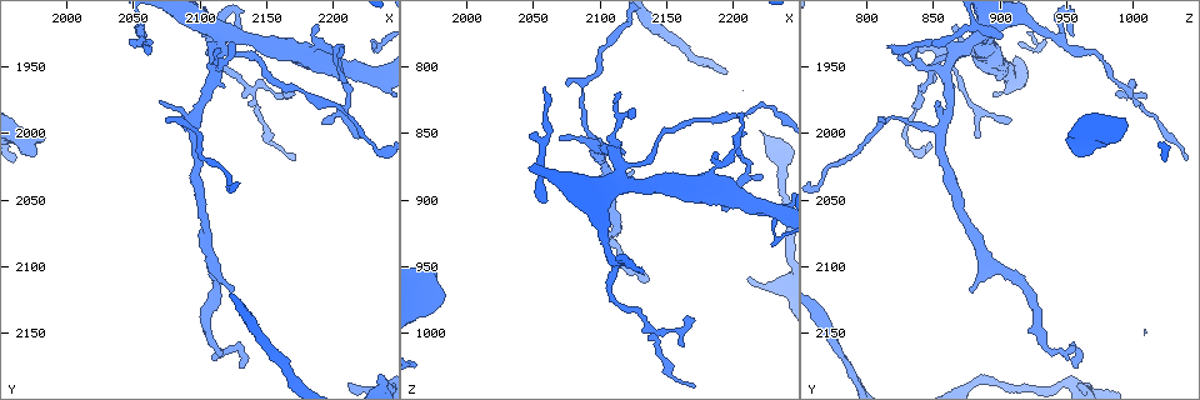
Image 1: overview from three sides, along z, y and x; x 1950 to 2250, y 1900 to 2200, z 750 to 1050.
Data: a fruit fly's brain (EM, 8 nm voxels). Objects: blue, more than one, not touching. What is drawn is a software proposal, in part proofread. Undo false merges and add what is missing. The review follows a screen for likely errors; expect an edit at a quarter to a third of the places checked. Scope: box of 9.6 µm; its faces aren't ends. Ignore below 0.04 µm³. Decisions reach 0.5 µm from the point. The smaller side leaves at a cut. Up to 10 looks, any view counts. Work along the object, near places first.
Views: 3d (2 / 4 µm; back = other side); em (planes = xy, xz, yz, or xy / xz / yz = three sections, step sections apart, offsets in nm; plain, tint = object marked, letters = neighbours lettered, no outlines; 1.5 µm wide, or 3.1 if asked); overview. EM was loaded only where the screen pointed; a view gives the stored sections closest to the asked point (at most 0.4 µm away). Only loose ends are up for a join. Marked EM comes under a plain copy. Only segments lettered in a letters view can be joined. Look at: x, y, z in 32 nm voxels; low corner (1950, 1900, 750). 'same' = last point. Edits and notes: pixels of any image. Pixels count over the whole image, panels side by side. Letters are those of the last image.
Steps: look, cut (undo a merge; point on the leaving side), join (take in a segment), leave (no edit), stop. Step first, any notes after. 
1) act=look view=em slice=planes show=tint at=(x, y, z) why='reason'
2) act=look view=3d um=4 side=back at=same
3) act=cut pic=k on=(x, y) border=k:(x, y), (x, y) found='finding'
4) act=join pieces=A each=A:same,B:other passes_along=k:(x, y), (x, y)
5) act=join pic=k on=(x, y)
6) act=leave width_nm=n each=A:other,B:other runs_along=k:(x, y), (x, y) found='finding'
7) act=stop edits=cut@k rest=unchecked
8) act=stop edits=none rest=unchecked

act=look view=3d um=2 at=(2170, 1970, 990) why='free end'

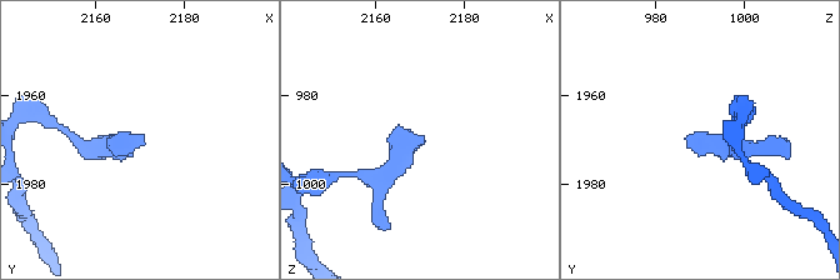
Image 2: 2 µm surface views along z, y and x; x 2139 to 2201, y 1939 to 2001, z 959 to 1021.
act=look view=em slice=xz step=8 show=letters at=(2172, 1970, 990) why='shape alone is not enough'

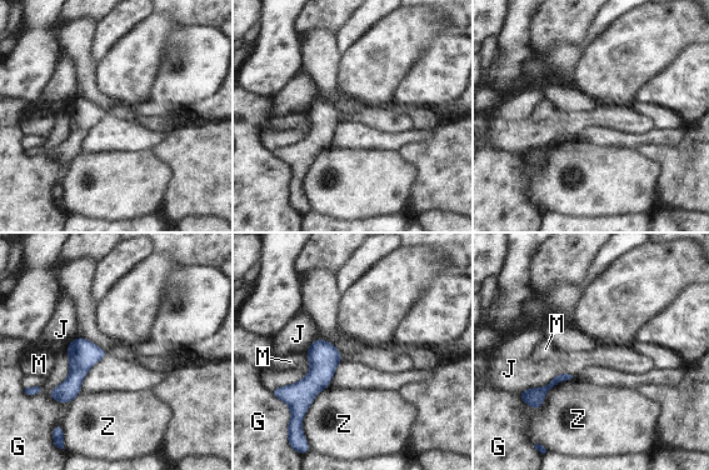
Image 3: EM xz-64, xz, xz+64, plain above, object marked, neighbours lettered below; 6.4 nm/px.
act=look view=em slice=yz step=8 show=letters at=same why='another direction'

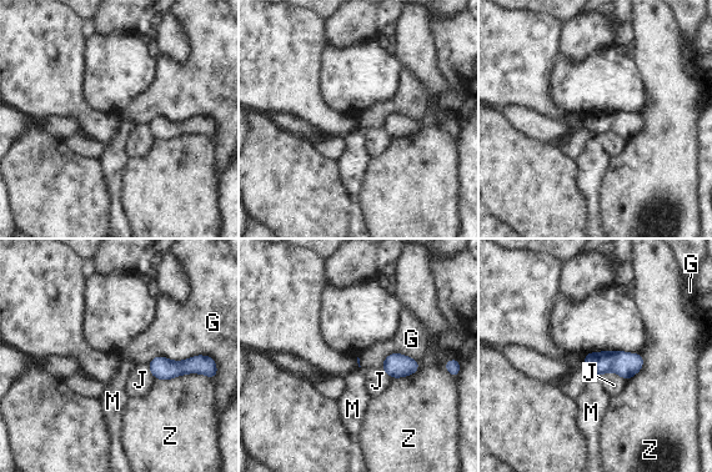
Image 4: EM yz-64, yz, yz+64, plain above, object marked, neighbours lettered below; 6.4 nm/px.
act=leave longest_contact=G:240nm each=G:other,J:other,M:other,Z:other found='no lettered segment goes on from it'

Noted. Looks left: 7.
act=look view=em slice=planes show=letters at=(2190, 1992, 908) why='tapers out'

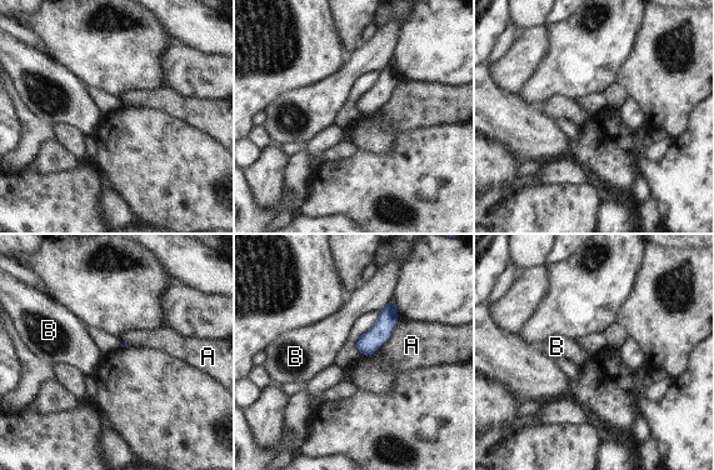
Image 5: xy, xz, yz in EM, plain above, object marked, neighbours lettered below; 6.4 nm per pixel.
act=leave each=A:other,B:other found='none of them fits'

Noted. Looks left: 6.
act=look view=em slice=planes show=letters at=(2190, 1918, 864) why='tapers out'

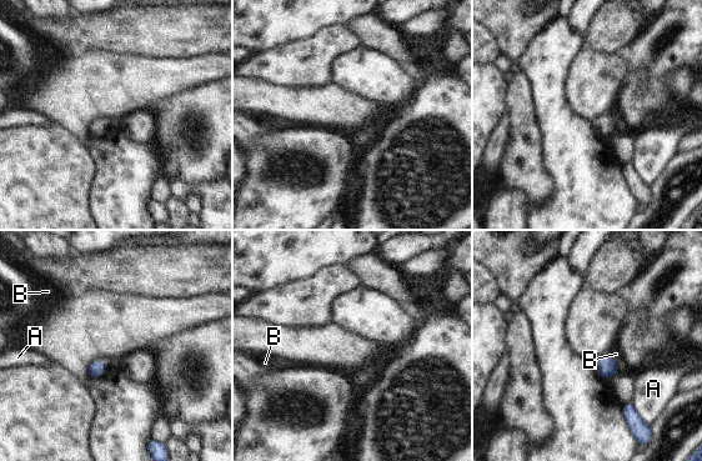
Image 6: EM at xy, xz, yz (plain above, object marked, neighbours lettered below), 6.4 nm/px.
act=leave width_nm=100 each=A:other,B:other border=6:(608, 352), (618, 367) found='no lettered segment goes on from it'

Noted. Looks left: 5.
act=look view=em slice=planes show=letters at=(2176, 1966, 840) why='a narrow waist'

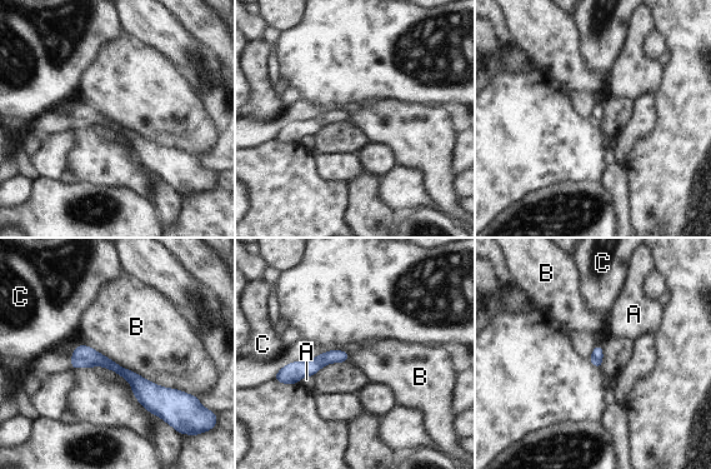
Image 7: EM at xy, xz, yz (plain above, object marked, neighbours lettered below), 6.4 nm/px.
act=leave width_nm=80 each=A:other,B:other,C:other border=7:(84, 343), (154, 383), (194, 395) found='continuous, no second neuron'

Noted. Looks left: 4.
act=stop edits=none rest=unchecked

